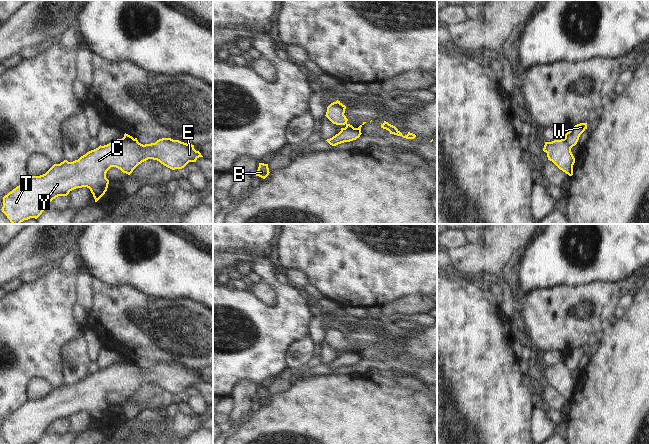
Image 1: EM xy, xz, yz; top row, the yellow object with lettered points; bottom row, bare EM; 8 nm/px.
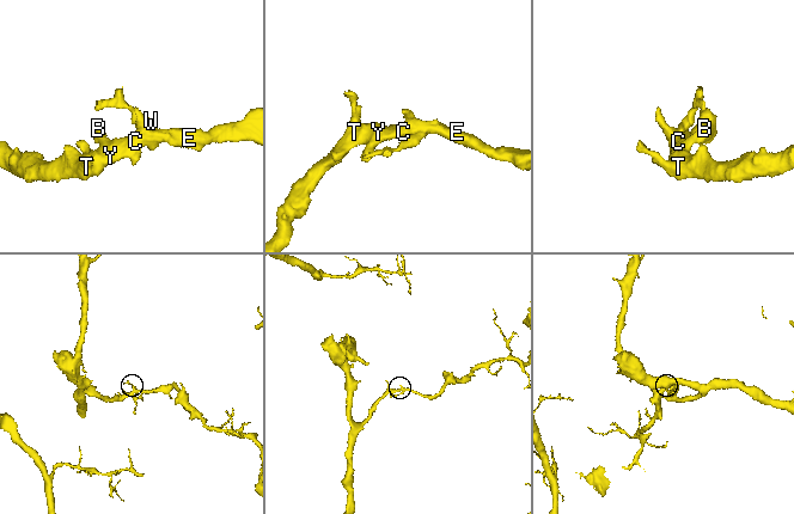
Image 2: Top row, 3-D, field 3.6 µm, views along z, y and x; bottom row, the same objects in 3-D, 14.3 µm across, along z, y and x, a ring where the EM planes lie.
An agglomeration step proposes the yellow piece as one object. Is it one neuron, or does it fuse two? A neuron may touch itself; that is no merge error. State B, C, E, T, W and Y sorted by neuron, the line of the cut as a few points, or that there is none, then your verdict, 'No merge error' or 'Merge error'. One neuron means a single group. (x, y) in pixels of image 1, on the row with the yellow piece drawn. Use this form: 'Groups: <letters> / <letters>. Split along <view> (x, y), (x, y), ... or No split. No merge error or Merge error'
Groups: B C E T Y / W. Split along xz (353, 127), (341, 130). Merge error.

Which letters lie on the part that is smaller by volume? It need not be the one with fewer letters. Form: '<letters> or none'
W

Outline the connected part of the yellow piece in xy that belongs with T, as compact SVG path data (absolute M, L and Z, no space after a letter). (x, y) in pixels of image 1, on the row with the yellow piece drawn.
M137 138L133 140L117 139L107 145L100 145L73 162L64 160L60 164L54 164L43 175L29 176L3 197L1 210L12 224L20 224L30 218L37 219L53 199L58 196L67 196L76 188L89 188L97 202L107 191L109 180L106 178L106 173L111 167L116 167L130 175L139 164L153 159L175 170L184 168L189 162L196 162L199 157L203 156L194 149L194 145L171 138L162 138L155 143L145 145L139 143Z

